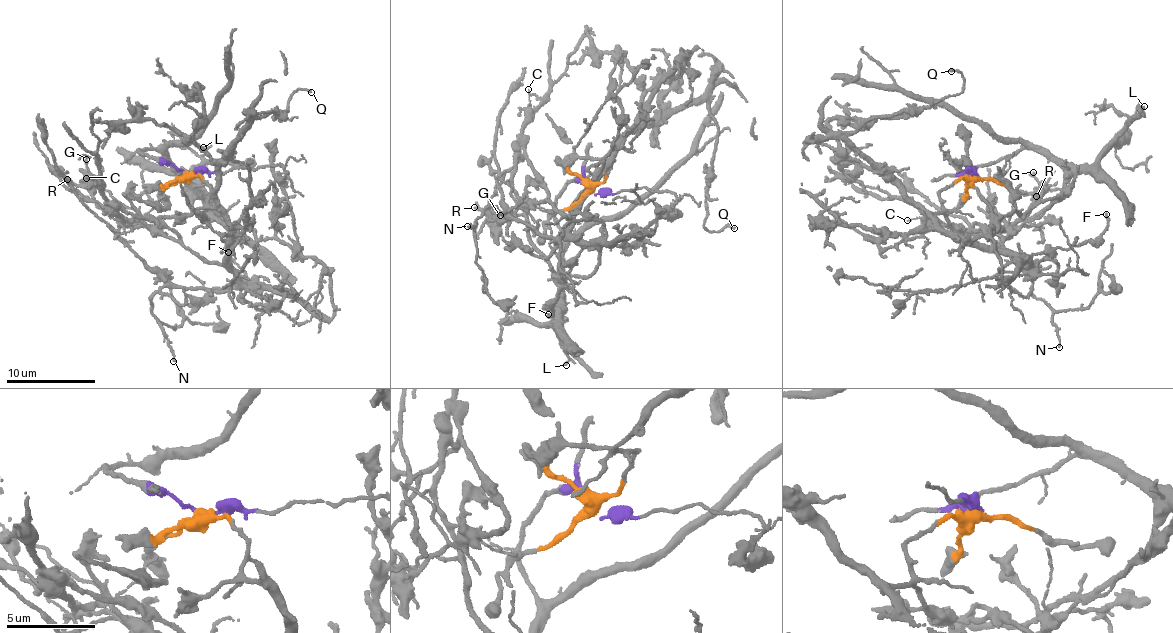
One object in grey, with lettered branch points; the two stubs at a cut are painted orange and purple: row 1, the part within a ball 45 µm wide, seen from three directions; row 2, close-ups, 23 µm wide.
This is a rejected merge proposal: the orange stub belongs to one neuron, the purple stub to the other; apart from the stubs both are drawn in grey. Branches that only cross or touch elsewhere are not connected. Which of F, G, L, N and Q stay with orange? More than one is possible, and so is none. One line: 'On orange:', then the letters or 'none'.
On orange: F, N, Q

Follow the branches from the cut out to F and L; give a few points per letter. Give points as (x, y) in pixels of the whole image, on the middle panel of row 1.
F: (588, 191), (604, 184), (610, 151), (599, 183), (576, 201), (570, 232), (581, 250), (548, 315)
L: (588, 191), (584, 179), (564, 183), (555, 210), (563, 281), (557, 328), (569, 357), (565, 365)

